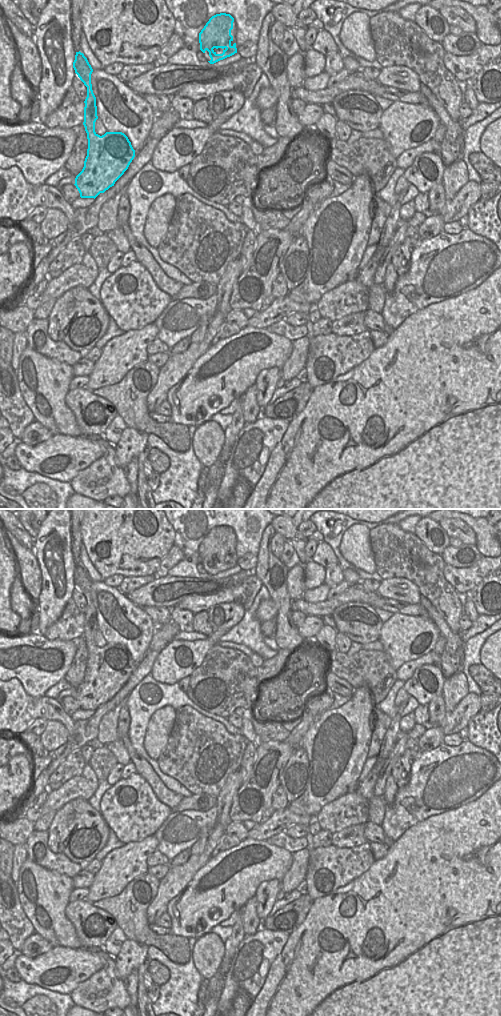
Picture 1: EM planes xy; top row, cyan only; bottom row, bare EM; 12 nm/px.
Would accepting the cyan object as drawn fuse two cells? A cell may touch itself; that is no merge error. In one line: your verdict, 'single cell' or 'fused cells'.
single cell

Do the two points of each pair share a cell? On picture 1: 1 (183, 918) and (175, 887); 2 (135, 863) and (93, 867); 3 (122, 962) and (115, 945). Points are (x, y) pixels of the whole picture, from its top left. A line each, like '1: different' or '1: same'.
1: different
2: different
3: different

